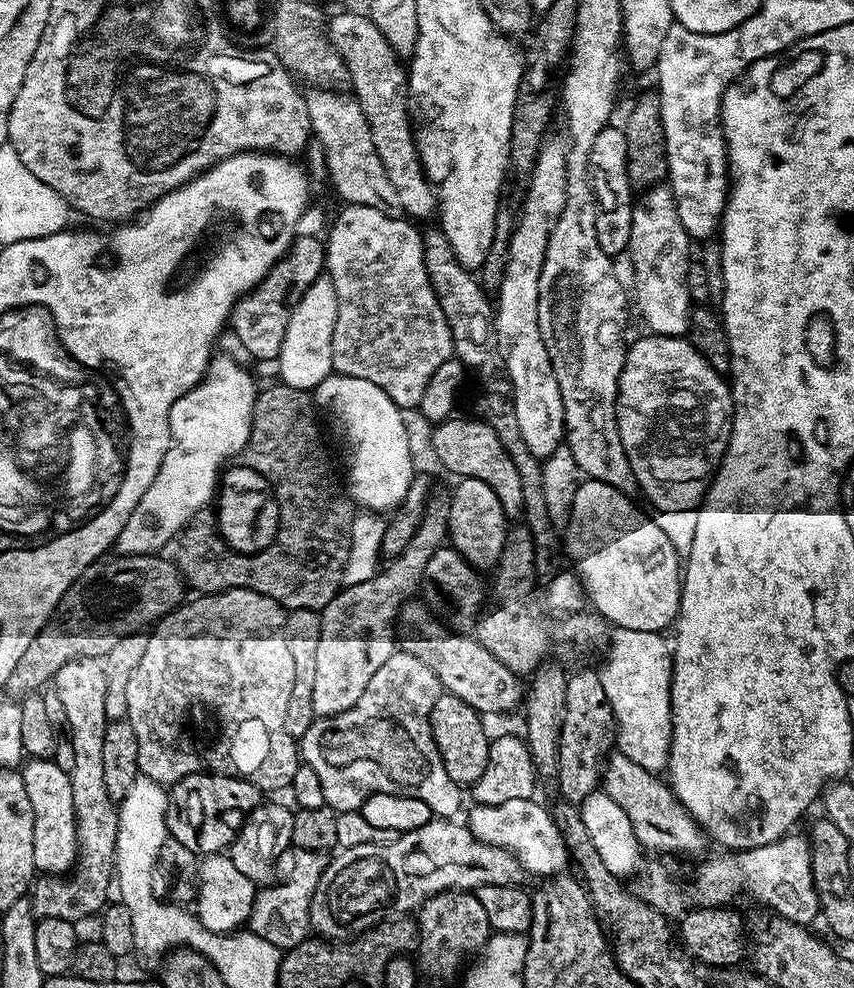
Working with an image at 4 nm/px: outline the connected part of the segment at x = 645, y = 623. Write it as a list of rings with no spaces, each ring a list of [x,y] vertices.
[[[585,479],[576,485],[576,493],[574,494],[574,506],[572,513],[568,519],[568,527],[566,529],[566,556],[572,559],[571,567],[580,578],[580,583],[584,586],[587,599],[590,601],[591,607],[599,612],[609,625],[616,628],[625,628],[626,630],[646,630],[647,632],[665,631],[664,627],[671,625],[676,617],[680,615],[680,594],[682,591],[682,556],[676,552],[674,546],[670,544],[670,539],[666,534],[662,534],[662,529],[656,526],[652,521],[651,515],[647,511],[639,512],[632,505],[633,497],[631,495],[619,492],[614,486],[610,486],[606,482],[598,482],[597,480]]]

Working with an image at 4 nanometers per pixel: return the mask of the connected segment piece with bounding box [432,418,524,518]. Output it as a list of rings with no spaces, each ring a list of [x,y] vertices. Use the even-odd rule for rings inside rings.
[[[449,418],[439,421],[432,432],[432,452],[440,459],[440,464],[456,478],[469,480],[478,478],[498,494],[498,502],[502,502],[505,517],[519,517],[524,511],[522,498],[522,482],[518,479],[518,469],[510,462],[510,454],[506,454],[506,446],[498,442],[498,434],[483,419],[456,420]]]

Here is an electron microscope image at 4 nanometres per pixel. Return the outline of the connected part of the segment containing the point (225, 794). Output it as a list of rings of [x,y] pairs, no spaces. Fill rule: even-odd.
[[[195,772],[167,789],[166,826],[169,837],[197,854],[220,854],[231,849],[244,820],[262,802],[261,789],[239,776]]]

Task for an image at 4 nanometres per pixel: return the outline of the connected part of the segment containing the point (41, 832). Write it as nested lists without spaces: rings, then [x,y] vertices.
[[[52,758],[29,759],[23,765],[22,775],[26,782],[26,794],[30,798],[30,806],[34,810],[34,862],[37,869],[44,874],[71,873],[76,867],[80,851],[76,841],[71,775],[62,771]]]

